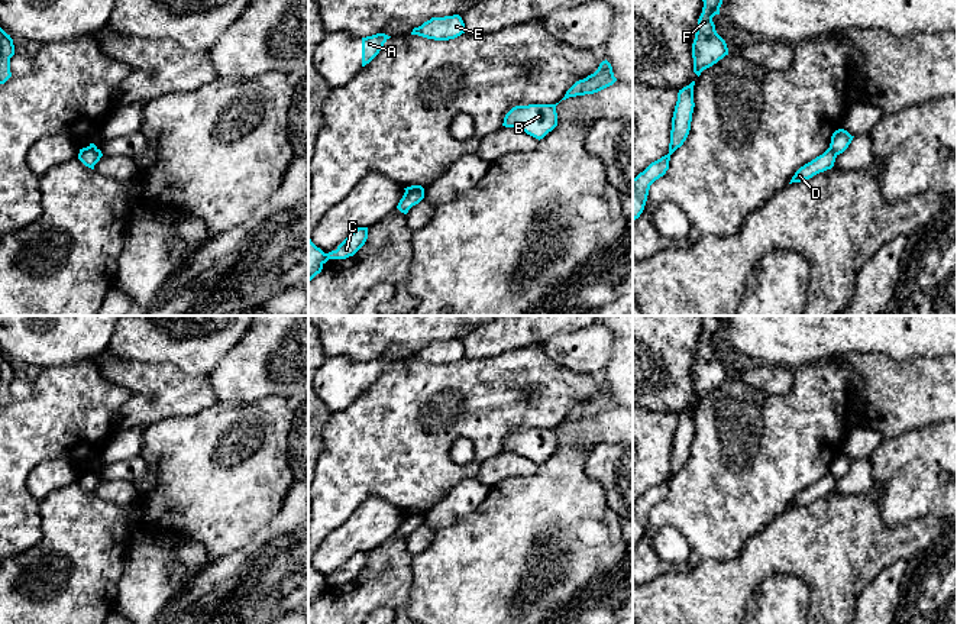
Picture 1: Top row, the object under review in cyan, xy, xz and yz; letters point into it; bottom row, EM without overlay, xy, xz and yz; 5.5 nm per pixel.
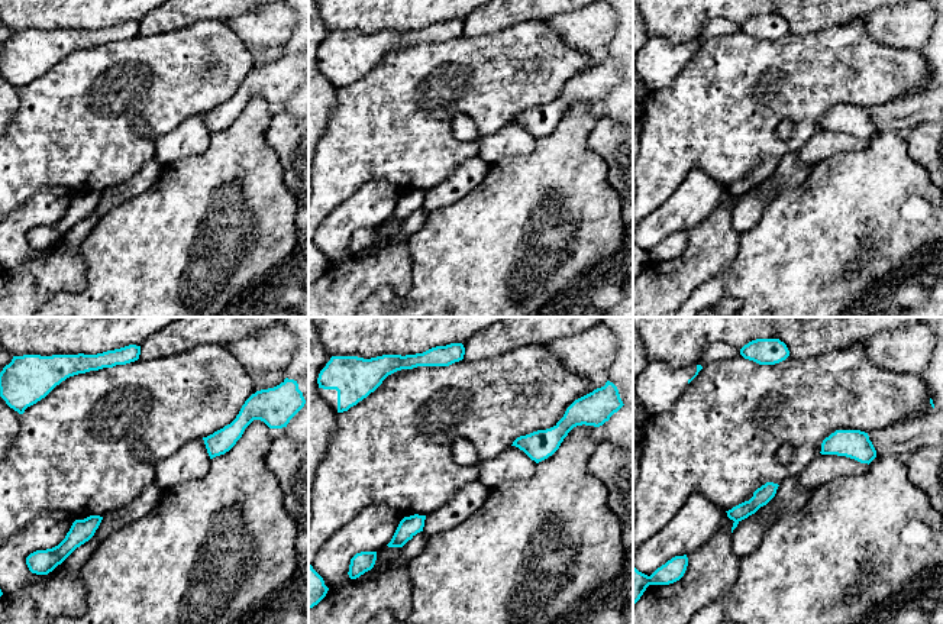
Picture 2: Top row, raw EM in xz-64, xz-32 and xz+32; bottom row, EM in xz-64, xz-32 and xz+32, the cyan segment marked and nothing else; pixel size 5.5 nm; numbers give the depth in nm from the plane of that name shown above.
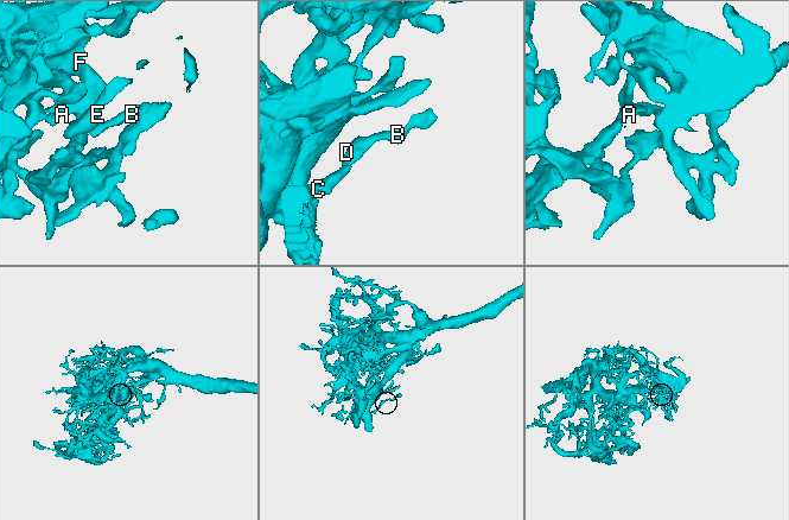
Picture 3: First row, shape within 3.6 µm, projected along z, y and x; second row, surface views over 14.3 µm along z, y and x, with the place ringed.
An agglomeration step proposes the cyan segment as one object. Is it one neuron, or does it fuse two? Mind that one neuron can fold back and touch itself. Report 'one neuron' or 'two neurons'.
two neurons

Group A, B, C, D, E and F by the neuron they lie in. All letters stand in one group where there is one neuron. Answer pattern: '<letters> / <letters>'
A C E F / B D

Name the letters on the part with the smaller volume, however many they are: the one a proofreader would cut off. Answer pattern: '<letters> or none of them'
B, D

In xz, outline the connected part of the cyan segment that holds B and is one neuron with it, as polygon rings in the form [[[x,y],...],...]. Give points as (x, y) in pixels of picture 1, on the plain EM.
[[[557,429],[515,430],[505,439],[502,450],[518,453],[540,465],[557,450]]]

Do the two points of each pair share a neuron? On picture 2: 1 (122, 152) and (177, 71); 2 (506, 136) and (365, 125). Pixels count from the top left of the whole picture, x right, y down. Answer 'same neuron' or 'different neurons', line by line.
1: same neuron
2: different neurons

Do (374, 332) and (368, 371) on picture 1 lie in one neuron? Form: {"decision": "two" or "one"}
{"decision": "two"}

